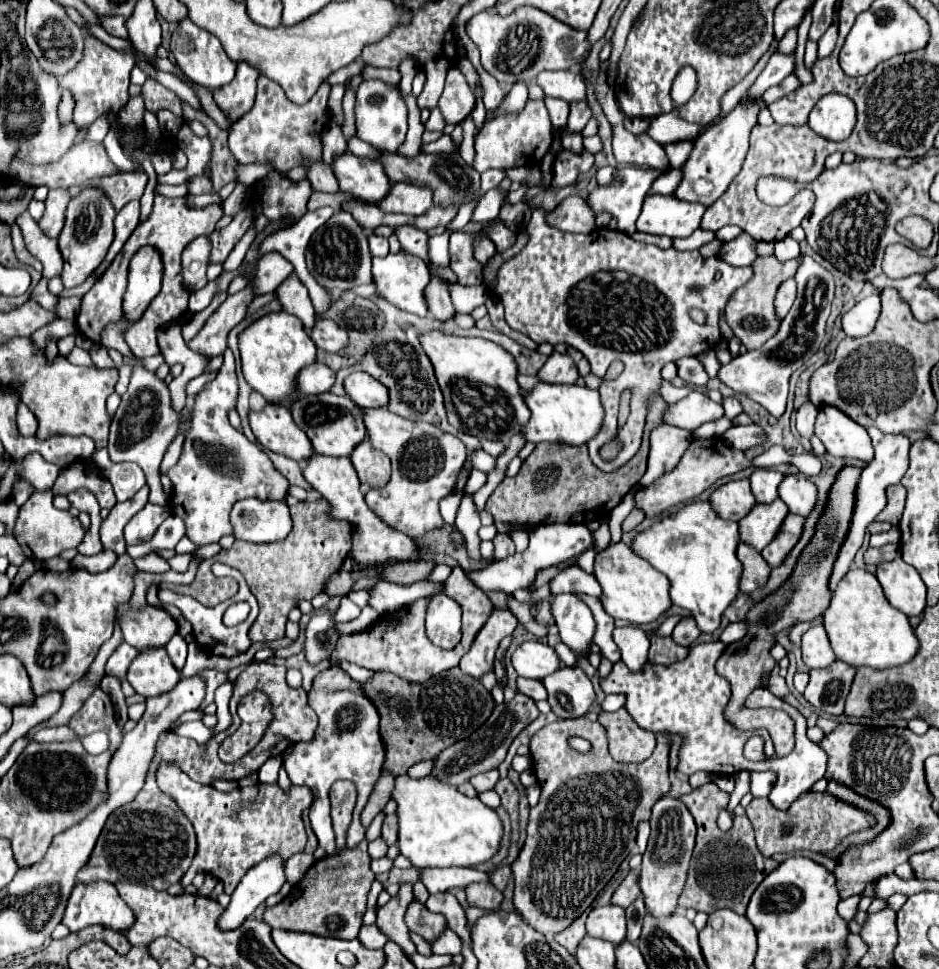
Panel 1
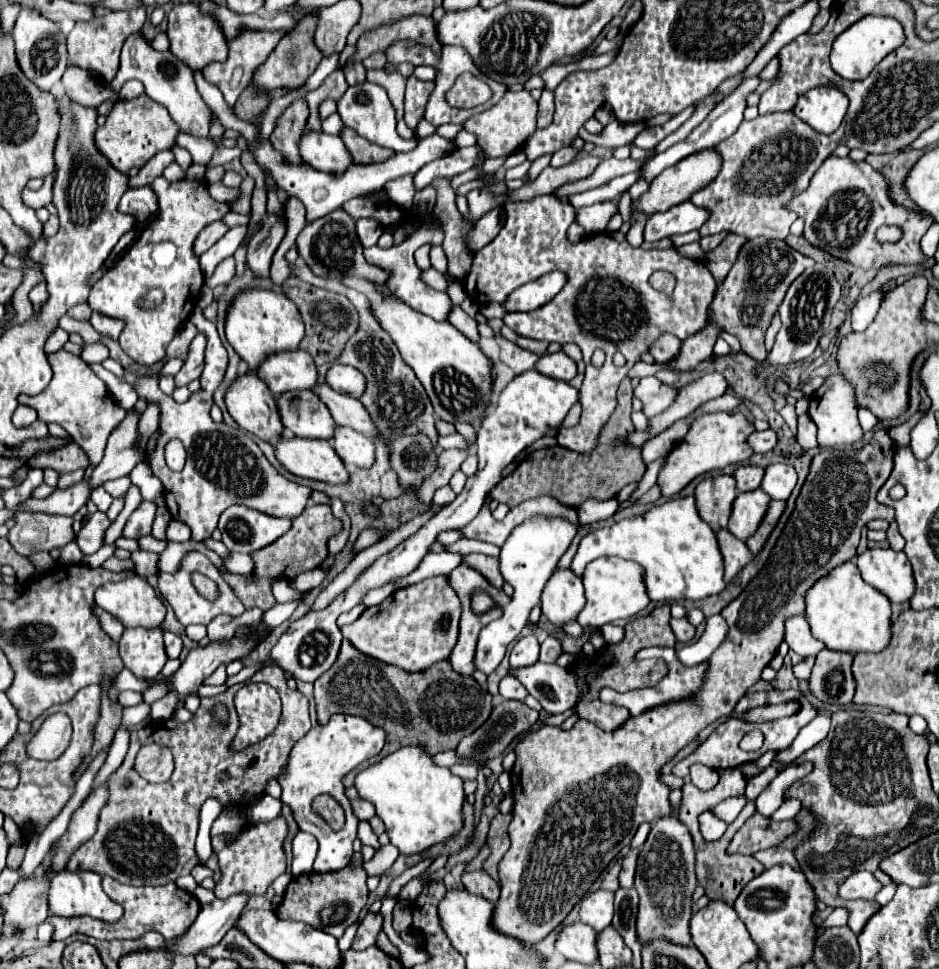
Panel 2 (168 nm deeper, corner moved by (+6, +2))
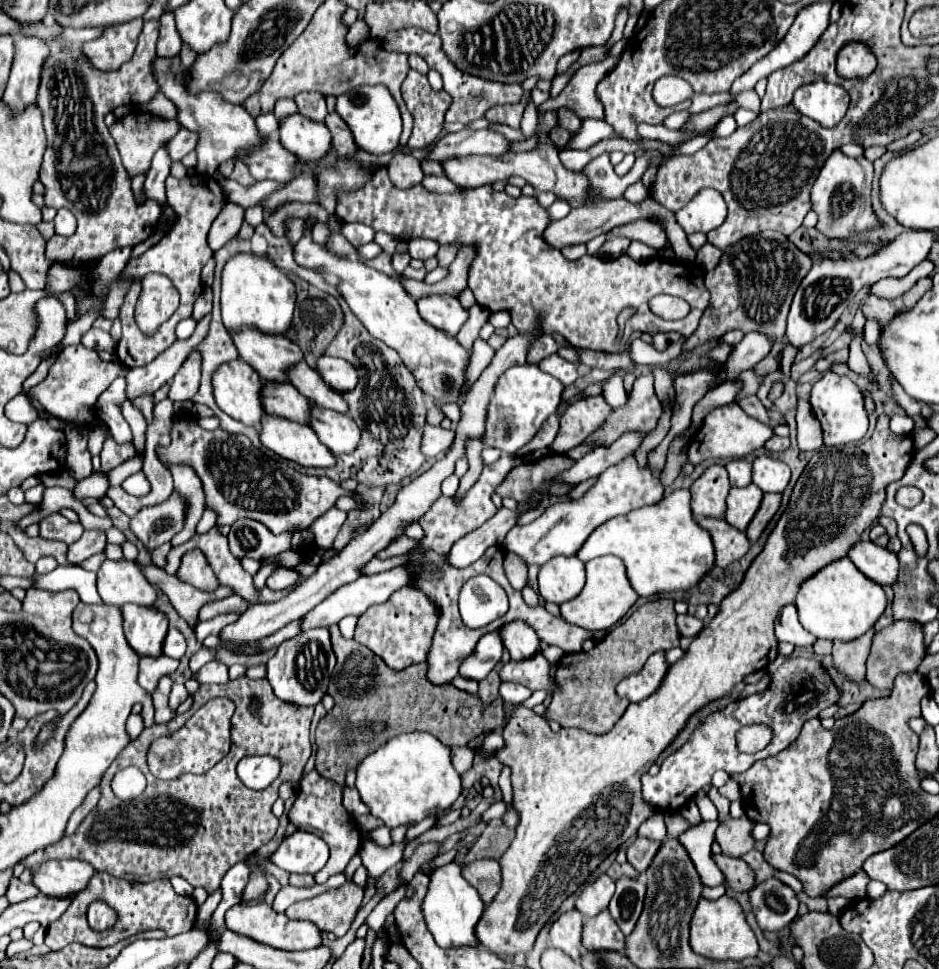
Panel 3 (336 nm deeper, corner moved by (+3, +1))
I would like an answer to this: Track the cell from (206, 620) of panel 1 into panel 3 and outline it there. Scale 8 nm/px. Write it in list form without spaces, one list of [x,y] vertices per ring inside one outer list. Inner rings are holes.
[[[188,552],[182,560],[182,566],[178,570],[178,578],[182,582],[188,582],[200,590],[212,592],[218,588],[216,576],[212,574],[212,570],[206,564],[206,558],[202,556],[202,552]]]

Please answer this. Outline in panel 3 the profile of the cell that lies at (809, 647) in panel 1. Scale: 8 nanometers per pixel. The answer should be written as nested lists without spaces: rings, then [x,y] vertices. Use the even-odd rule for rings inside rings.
[[[786,604],[780,608],[780,616],[774,622],[774,630],[776,630],[778,642],[792,642],[794,646],[800,646],[800,648],[812,646],[816,642],[816,638],[800,624],[794,604]]]

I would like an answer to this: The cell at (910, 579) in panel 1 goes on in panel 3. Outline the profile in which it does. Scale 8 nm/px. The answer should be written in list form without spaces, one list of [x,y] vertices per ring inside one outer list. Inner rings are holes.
[[[858,540],[852,548],[848,558],[854,562],[858,570],[862,570],[864,576],[878,584],[892,586],[898,576],[898,556],[892,554],[888,548],[876,546],[874,542]]]

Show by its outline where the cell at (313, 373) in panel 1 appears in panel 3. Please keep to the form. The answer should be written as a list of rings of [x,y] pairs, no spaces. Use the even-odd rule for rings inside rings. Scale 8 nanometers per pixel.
[[[242,326],[238,332],[230,332],[236,348],[238,348],[238,354],[240,358],[244,358],[250,366],[254,366],[254,370],[258,372],[258,376],[262,380],[272,380],[272,382],[288,382],[286,380],[286,374],[284,370],[290,366],[290,364],[296,364],[298,360],[302,360],[302,350],[290,342],[286,336],[280,336],[280,334],[266,334],[254,326]]]

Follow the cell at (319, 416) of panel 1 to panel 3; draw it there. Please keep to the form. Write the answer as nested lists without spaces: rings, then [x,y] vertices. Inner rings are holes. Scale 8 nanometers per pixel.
[[[262,382],[262,406],[266,414],[282,416],[302,424],[306,424],[306,416],[310,416],[310,408],[312,408],[310,402],[292,384],[282,384],[282,382]]]

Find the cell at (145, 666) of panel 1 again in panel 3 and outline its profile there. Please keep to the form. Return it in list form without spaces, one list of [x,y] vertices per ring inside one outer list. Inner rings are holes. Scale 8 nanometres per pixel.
[[[124,604],[124,634],[138,656],[160,656],[168,632],[168,618],[154,606]]]

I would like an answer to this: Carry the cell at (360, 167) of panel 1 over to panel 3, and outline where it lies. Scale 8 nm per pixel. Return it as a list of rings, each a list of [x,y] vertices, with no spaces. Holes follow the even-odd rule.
[[[292,114],[280,120],[280,142],[302,162],[320,160],[330,150],[330,132],[324,124]]]

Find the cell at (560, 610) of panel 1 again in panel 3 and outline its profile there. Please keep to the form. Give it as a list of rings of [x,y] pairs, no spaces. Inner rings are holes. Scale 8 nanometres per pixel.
[[[554,556],[540,566],[538,584],[540,596],[548,602],[572,600],[584,588],[584,562],[576,556]]]

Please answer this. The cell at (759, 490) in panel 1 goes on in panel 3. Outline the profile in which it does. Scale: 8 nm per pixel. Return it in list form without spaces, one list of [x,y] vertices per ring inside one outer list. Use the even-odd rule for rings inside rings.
[[[732,460],[726,464],[726,470],[728,470],[728,476],[730,476],[730,484],[732,486],[746,486],[750,484],[750,462],[746,460]]]

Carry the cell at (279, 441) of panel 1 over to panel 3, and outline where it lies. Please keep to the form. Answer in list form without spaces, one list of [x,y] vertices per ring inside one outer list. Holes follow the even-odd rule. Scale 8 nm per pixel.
[[[240,358],[224,362],[212,374],[212,388],[222,412],[248,426],[260,424],[264,416],[260,402],[262,380],[250,364]]]

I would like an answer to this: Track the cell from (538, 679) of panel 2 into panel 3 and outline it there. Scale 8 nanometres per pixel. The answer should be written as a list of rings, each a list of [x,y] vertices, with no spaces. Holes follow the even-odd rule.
[[[538,652],[532,658],[526,660],[510,660],[500,670],[502,682],[516,682],[530,690],[548,690],[550,694],[556,688],[556,682],[550,680],[550,664],[548,660]]]

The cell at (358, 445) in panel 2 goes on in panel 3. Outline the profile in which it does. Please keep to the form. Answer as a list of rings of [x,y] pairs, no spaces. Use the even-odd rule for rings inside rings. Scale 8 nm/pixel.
[[[314,406],[310,410],[308,426],[314,430],[318,440],[332,450],[334,456],[352,452],[360,440],[354,420],[350,420],[348,414],[340,414],[336,410]]]

